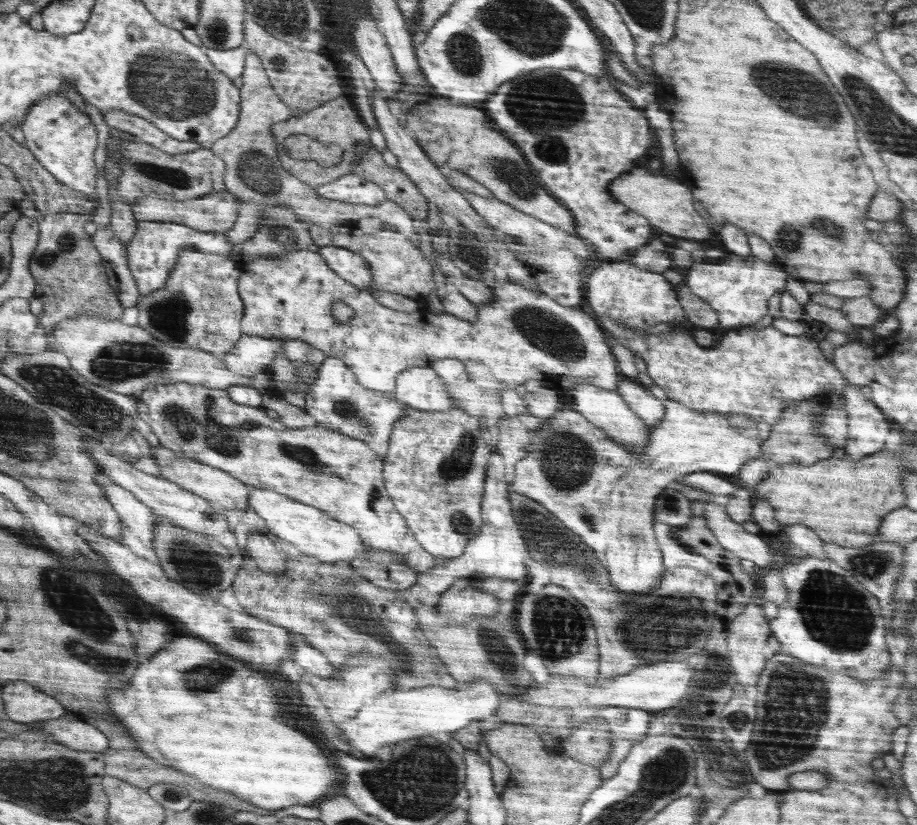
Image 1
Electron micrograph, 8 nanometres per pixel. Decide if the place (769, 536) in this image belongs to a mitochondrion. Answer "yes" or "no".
no

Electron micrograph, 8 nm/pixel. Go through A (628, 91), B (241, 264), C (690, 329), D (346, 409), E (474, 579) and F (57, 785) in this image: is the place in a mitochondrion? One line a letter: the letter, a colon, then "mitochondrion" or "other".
A: other
B: other
C: other
D: mitochondrion
E: other
F: mitochondrion

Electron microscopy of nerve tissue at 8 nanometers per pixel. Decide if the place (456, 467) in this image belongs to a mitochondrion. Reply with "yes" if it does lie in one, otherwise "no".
yes

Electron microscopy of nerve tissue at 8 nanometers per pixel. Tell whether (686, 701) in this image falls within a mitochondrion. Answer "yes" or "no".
no

